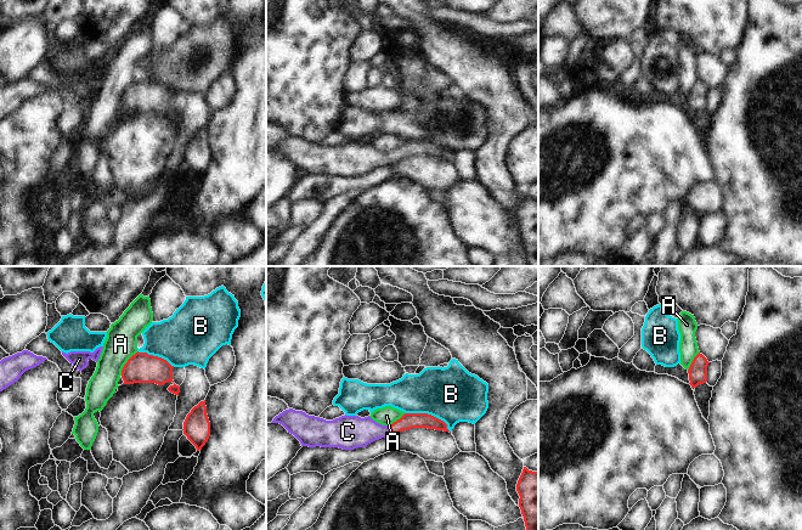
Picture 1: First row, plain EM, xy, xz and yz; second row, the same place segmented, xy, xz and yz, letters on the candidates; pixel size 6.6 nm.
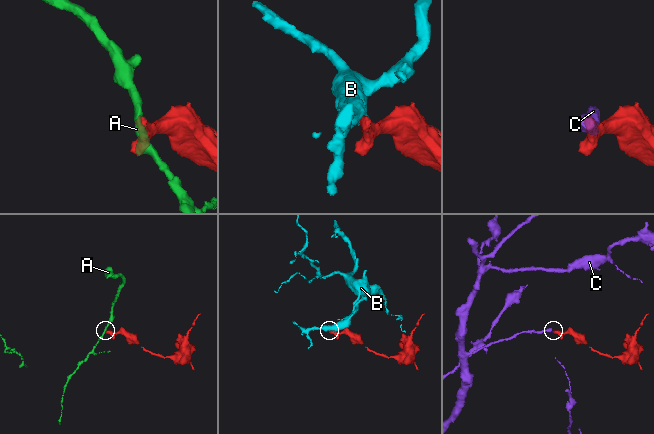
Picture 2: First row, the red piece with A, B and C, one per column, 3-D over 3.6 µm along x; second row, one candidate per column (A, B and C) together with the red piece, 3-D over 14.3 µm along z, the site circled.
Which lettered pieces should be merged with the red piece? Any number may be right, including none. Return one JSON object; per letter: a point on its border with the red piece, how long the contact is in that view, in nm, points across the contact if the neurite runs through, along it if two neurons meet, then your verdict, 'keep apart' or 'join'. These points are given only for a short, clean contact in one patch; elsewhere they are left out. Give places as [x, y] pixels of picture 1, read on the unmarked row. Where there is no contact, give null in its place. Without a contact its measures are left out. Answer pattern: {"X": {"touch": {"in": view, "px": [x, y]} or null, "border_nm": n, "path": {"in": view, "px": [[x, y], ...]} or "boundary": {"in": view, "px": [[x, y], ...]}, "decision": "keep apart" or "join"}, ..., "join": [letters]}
{"A": {"touch": {"in": "xy", "px": [126, 90]}, "border_nm": 200, "boundary": {"in": "xy", "px": [[137, 79], [124, 92], [120, 102]]}, "decision": "keep apart"}, "B": {"touch": {"in": "xz", "px": [429, 142]}, "border_nm": 340, "boundary": {"in": "xz", "px": [[405, 140], [430, 141], [440, 146], [450, 159]]}, "decision": "keep apart"}, "C": {"touch": {"in": "xz", "px": [390, 157]}, "border_nm": 70, "path": {"in": "xz", "px": [[408, 148], [390, 157], [353, 159]]}, "decision": "join"}, "join": ["C"]}

